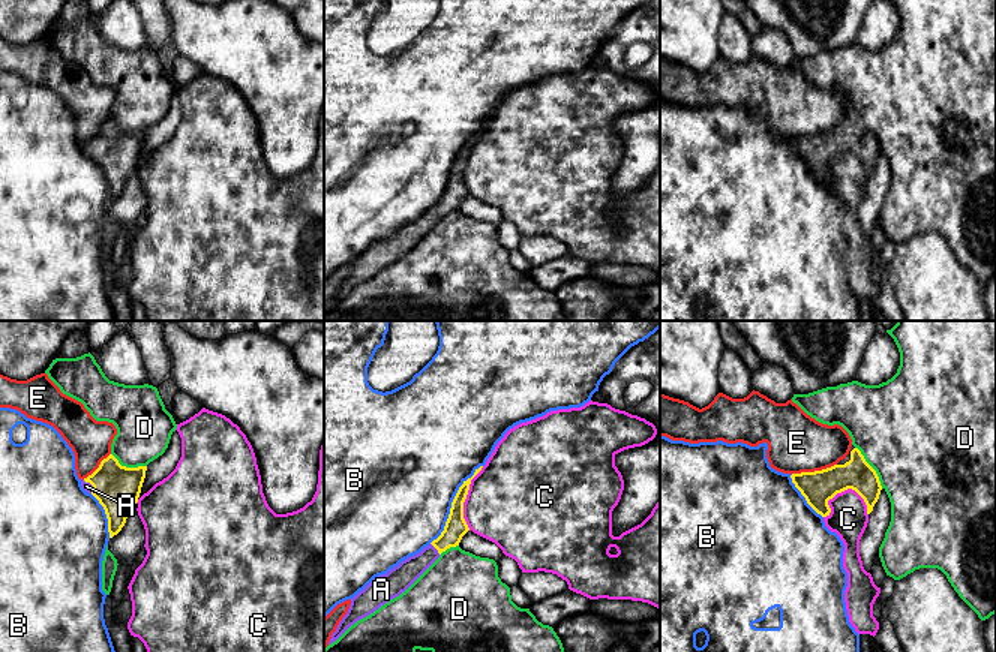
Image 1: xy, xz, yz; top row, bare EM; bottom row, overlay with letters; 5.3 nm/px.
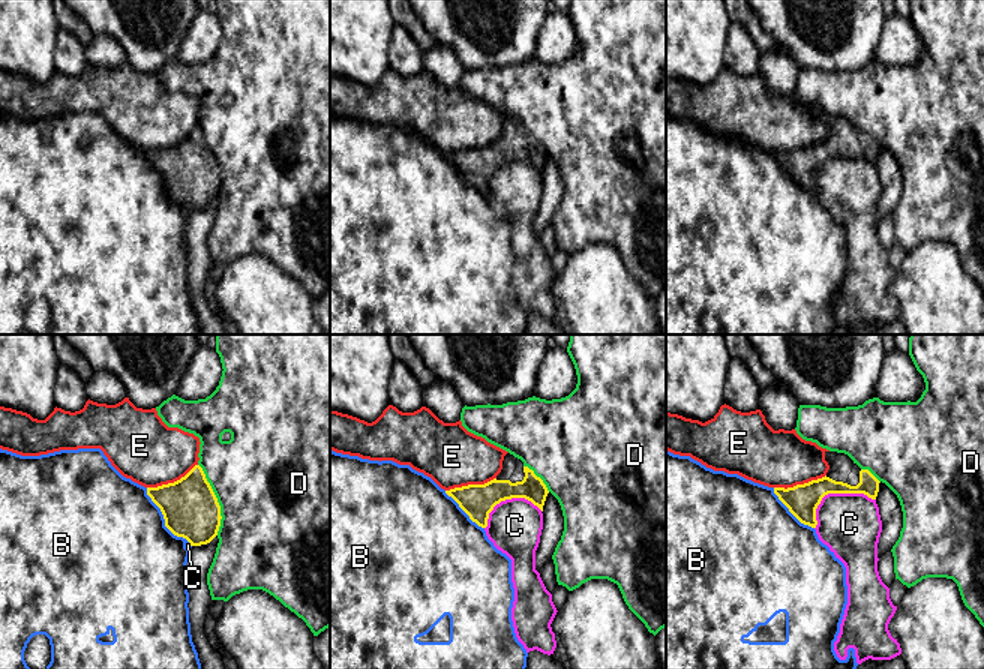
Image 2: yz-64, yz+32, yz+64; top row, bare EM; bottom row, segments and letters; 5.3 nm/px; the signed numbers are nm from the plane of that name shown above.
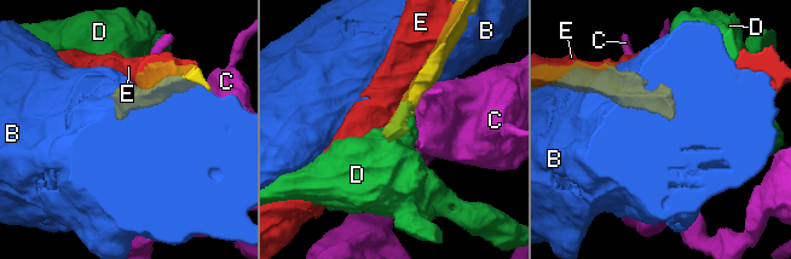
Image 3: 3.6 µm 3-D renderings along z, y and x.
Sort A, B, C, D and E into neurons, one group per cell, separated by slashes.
A / B / C / D / E

